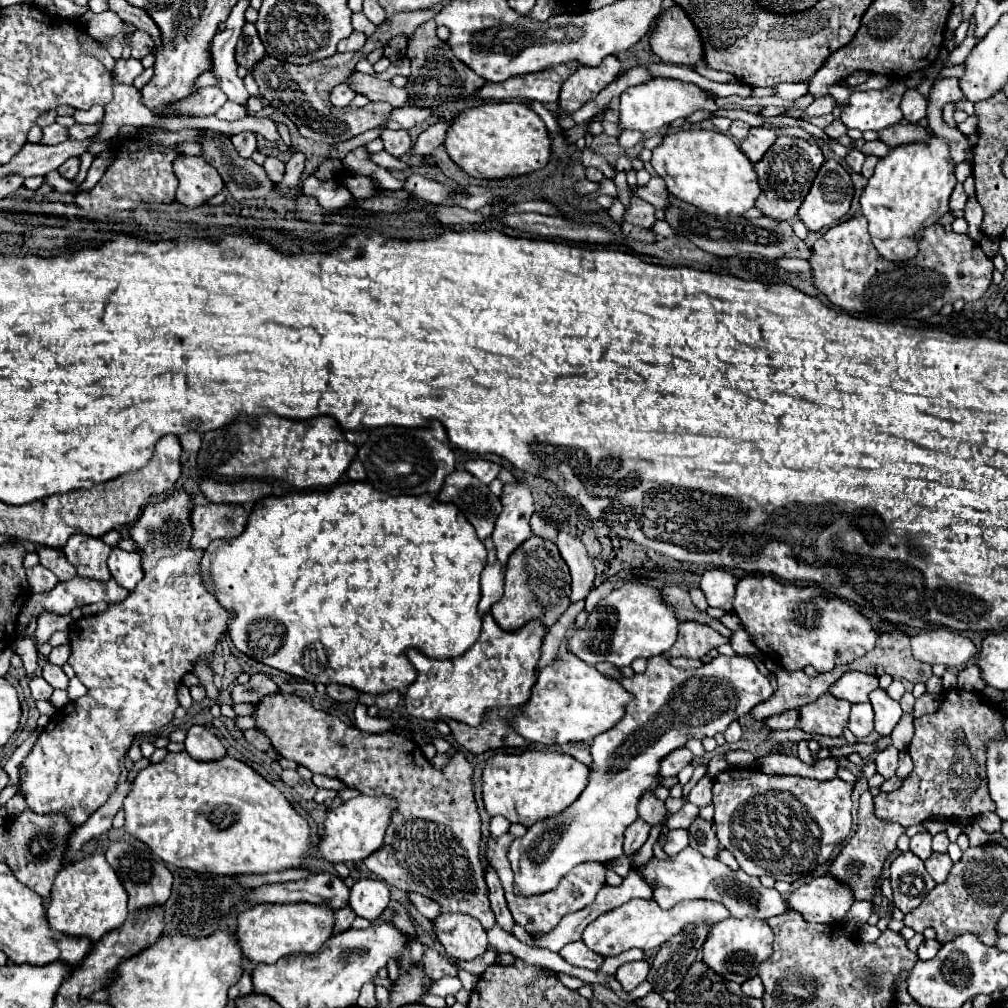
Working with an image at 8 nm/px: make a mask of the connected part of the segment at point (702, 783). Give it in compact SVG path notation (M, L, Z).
M709 775L701 777L699 783L689 791L687 801L691 801L691 803L697 805L697 807L707 807L707 805L711 805L711 803L713 803L713 799L711 799L711 785L713 785L713 779L711 779Z

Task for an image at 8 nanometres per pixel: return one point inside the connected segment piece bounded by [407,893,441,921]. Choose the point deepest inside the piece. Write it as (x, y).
(425, 906)

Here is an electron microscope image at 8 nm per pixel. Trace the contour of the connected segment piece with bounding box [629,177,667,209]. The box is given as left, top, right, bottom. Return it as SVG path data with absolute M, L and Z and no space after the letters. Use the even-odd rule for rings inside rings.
M651 177L649 185L645 185L645 187L637 185L635 189L629 189L629 191L631 191L631 195L649 201L655 209L667 207L667 187L665 187L665 181L661 177Z

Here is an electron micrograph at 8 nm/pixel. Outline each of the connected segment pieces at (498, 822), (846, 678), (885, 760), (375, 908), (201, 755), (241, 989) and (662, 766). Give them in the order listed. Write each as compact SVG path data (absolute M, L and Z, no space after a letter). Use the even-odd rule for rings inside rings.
M493 817L493 819L491 819L491 835L493 835L493 837L501 837L503 833L507 833L509 825L511 825L511 823L509 823L505 817Z
M849 671L843 677L839 677L839 681L835 681L829 691L839 697L845 699L849 703L863 703L869 701L869 693L873 689L877 689L879 679L875 675L867 675L861 671Z
M889 745L889 747L885 747L881 753L877 753L877 757L875 757L877 773L881 773L885 779L889 779L891 775L895 775L897 755L899 755L899 751L897 751L893 745Z
M359 879L351 887L349 905L359 917L375 923L389 905L389 889L379 879Z
M193 725L187 731L185 749L193 759L199 759L199 761L217 761L227 755L221 741L213 733L209 733L203 725Z
M245 971L245 973L241 975L241 979L229 989L229 997L235 999L235 997L239 997L239 995L249 995L249 993L253 993L253 981L251 981L251 973Z
M677 749L675 753L669 753L663 757L663 763L659 763L659 775L661 777L675 777L687 763L691 763L693 753L689 749Z

